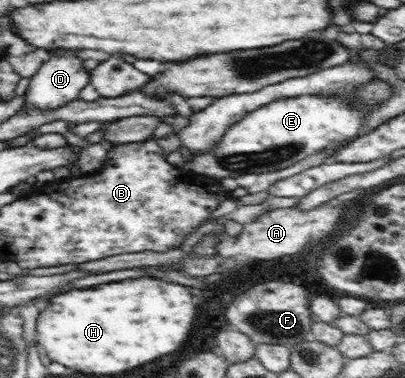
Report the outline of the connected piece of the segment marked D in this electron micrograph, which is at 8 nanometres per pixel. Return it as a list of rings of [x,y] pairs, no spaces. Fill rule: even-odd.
[[[73,53],[50,57],[32,75],[25,91],[25,105],[38,109],[56,109],[78,99],[81,89],[90,83],[91,72]]]

